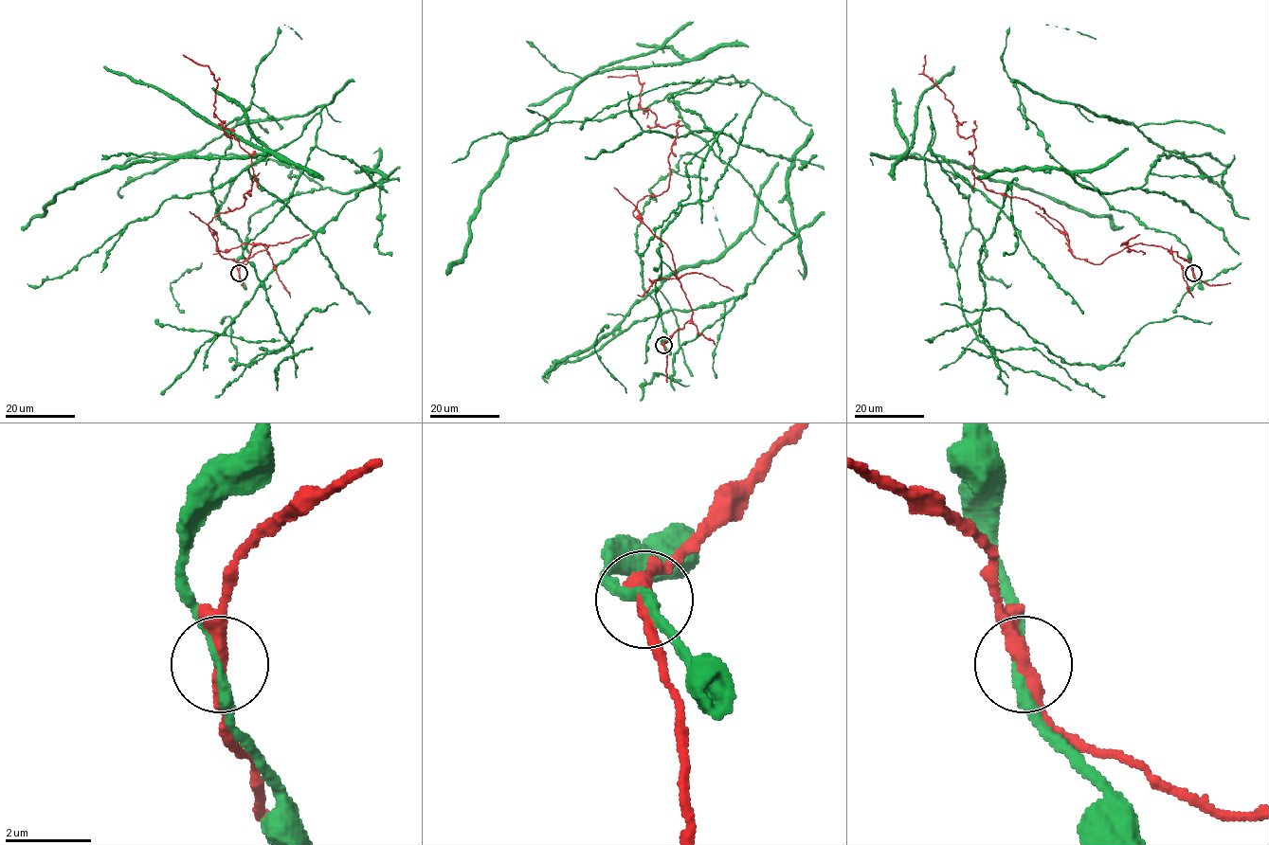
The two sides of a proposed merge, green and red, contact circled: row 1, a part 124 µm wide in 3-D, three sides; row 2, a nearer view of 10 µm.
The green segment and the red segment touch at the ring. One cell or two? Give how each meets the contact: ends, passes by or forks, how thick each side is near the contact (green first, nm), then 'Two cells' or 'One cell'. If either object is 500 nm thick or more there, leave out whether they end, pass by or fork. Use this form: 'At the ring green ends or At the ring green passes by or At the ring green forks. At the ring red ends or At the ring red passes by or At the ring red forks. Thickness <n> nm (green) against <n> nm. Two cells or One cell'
At the ring green passes by. At the ring red passes by. Thickness 200 nm (green) against 320 nm. Two cells

